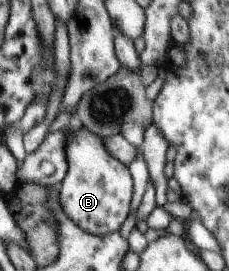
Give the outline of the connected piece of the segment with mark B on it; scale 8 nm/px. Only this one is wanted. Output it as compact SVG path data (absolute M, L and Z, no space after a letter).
M80 127L80 130L68 134L64 140L67 170L58 186L62 212L68 214L76 226L89 234L102 236L117 232L129 214L132 180L128 168L112 158L106 152L102 139L92 136L86 128Z

